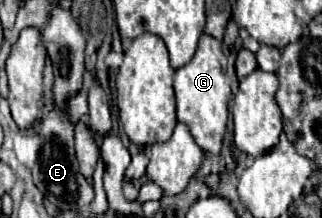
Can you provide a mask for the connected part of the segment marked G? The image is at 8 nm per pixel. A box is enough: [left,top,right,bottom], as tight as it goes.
[174,34,230,154]

